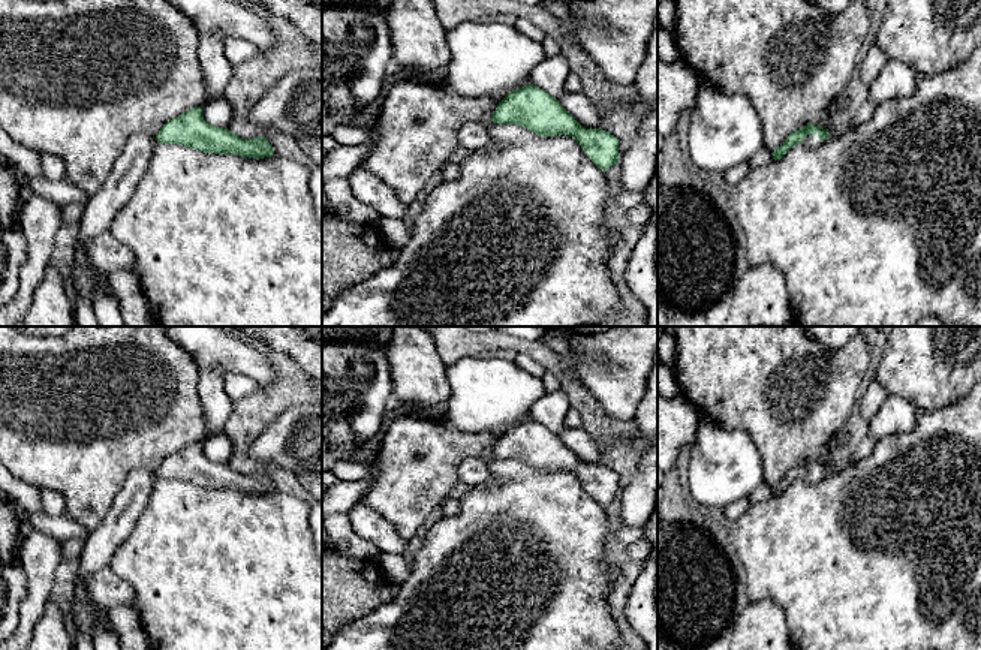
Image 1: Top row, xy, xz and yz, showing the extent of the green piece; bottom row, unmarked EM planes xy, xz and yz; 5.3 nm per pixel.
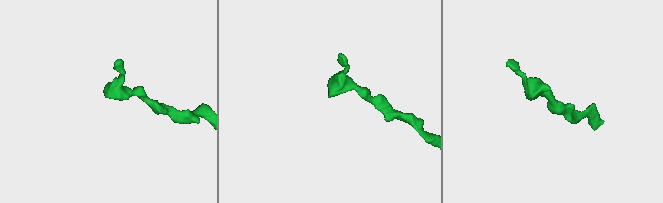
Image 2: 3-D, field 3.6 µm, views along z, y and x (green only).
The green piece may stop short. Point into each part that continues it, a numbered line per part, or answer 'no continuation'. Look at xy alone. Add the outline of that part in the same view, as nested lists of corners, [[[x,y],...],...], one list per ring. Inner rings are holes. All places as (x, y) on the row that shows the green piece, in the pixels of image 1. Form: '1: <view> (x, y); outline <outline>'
1: xy (101, 208); outline [[[151,135],[130,138],[105,184],[84,204],[73,261],[96,280],[91,304],[99,326],[126,326],[126,324],[117,301],[106,292],[106,277],[85,256],[85,244],[109,229],[118,210],[132,198],[157,144],[157,138]]]

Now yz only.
1: yz (809, 141); outline [[[807,135],[807,136],[801,141],[801,144],[803,144],[804,147],[809,147],[809,148],[819,145],[819,142],[821,142],[821,139],[819,139],[818,135]]]

